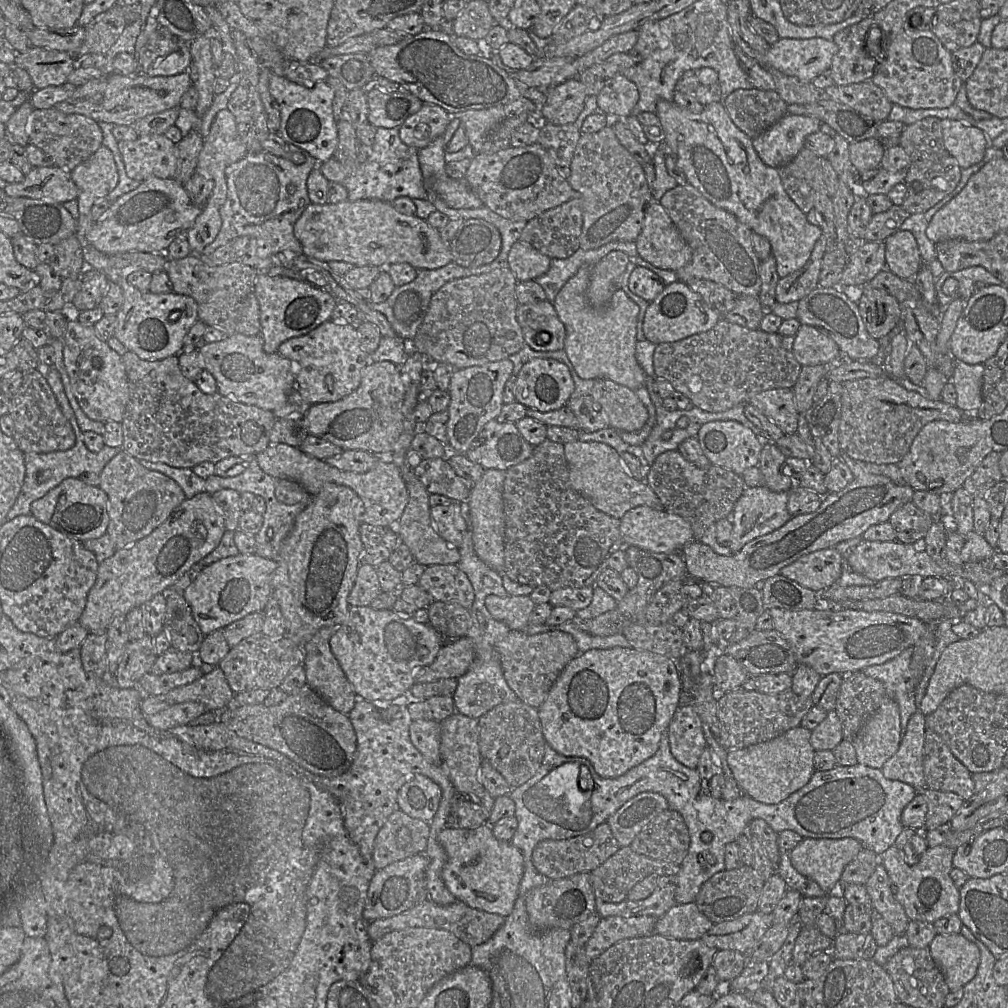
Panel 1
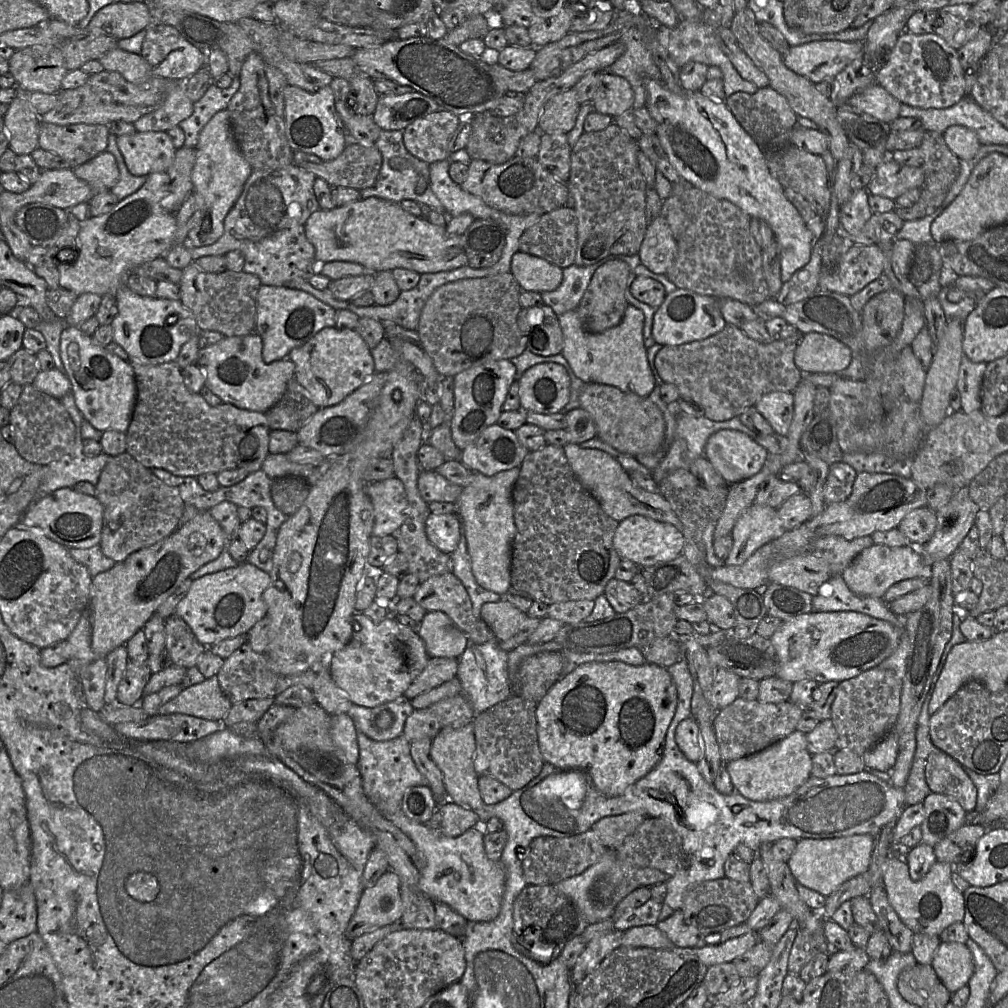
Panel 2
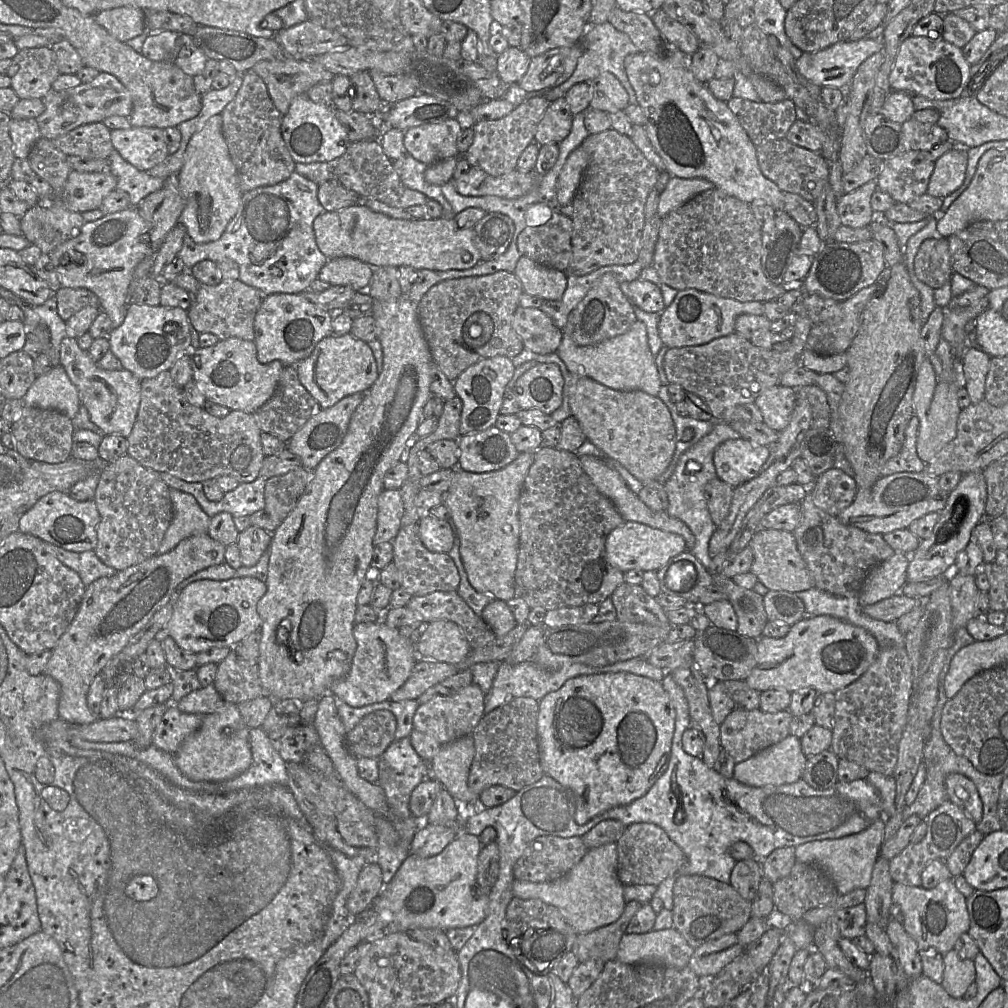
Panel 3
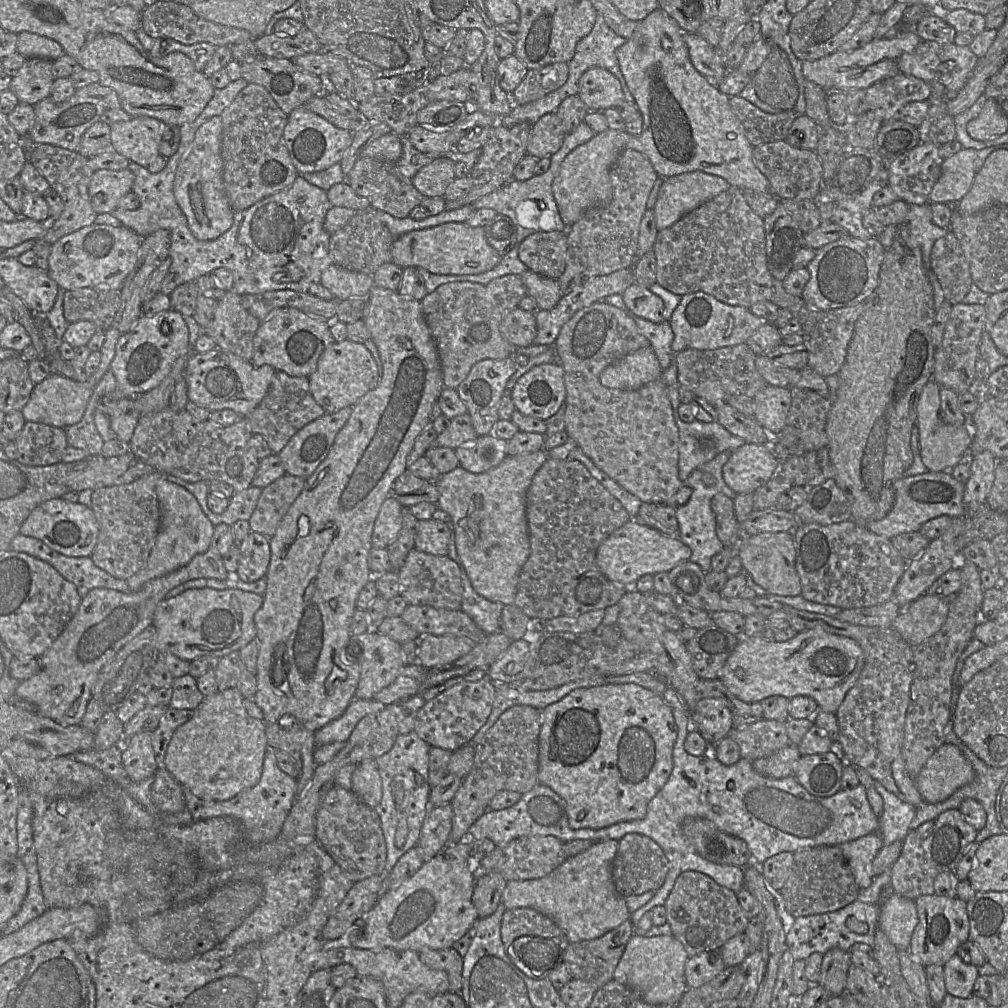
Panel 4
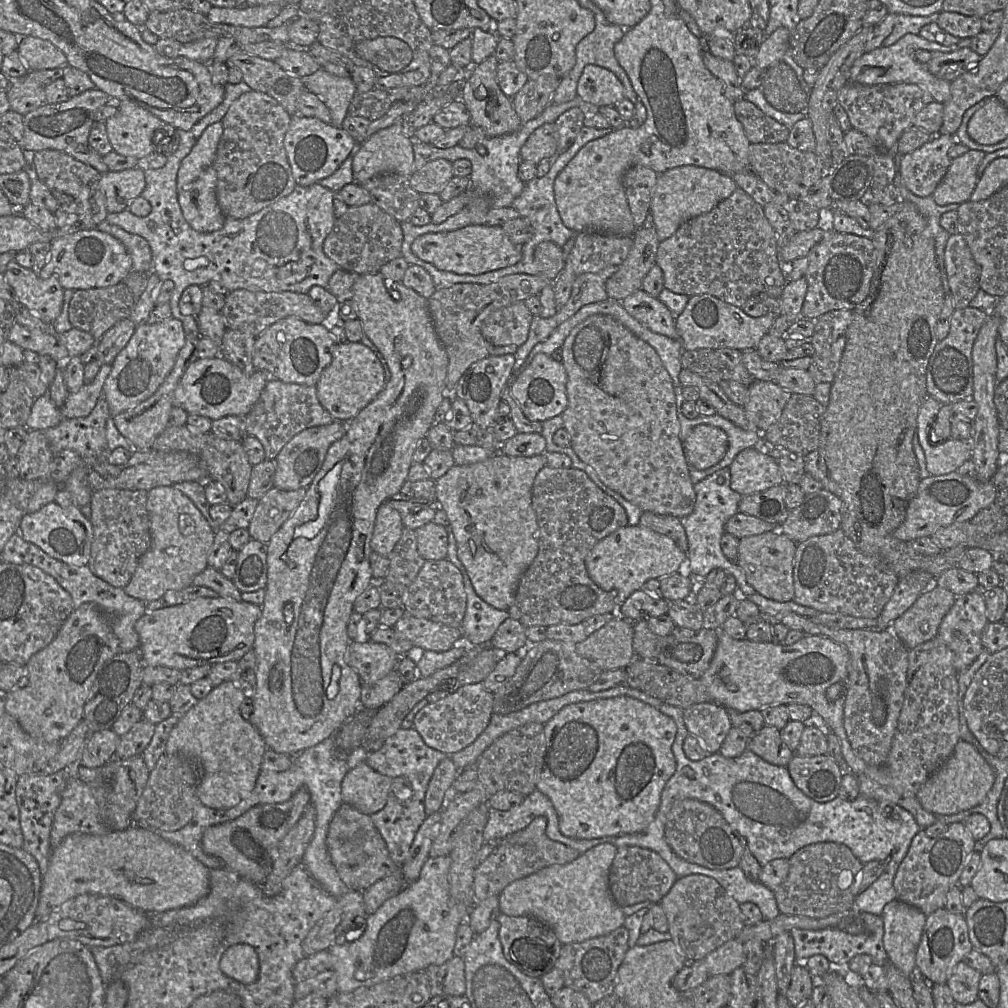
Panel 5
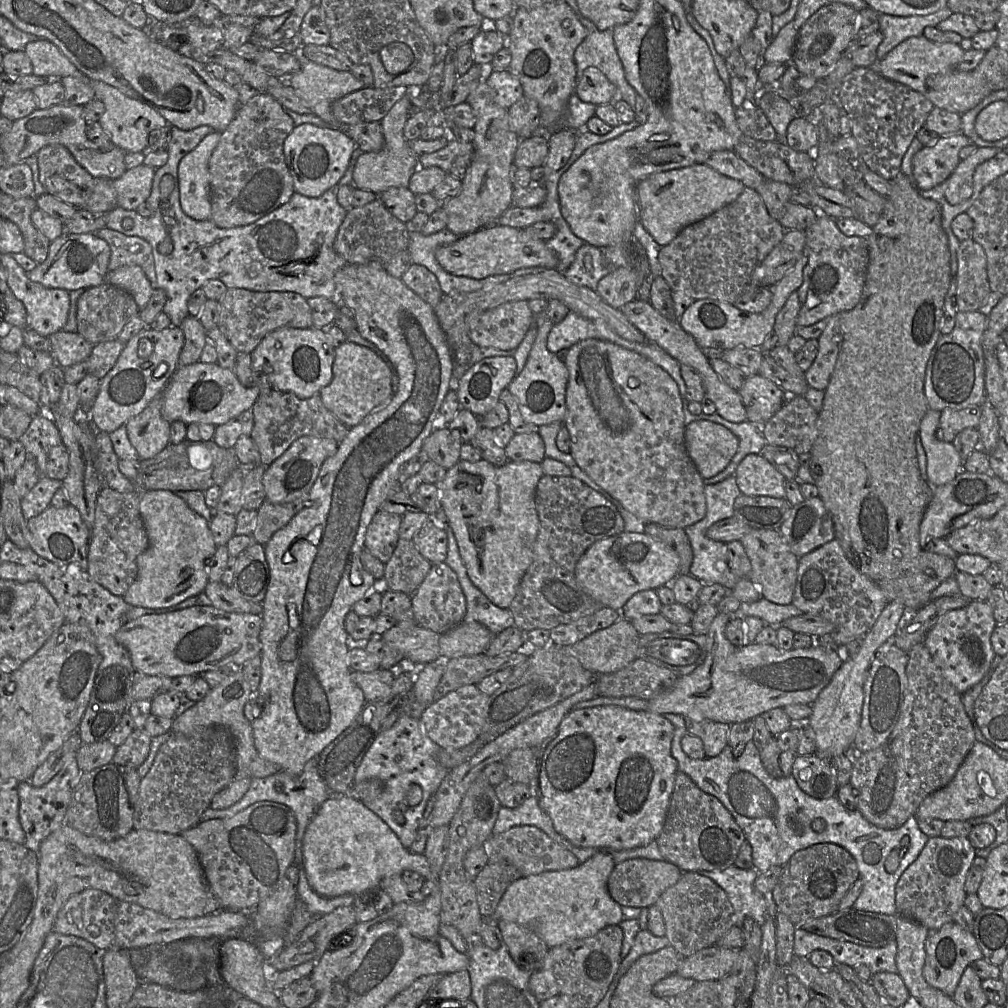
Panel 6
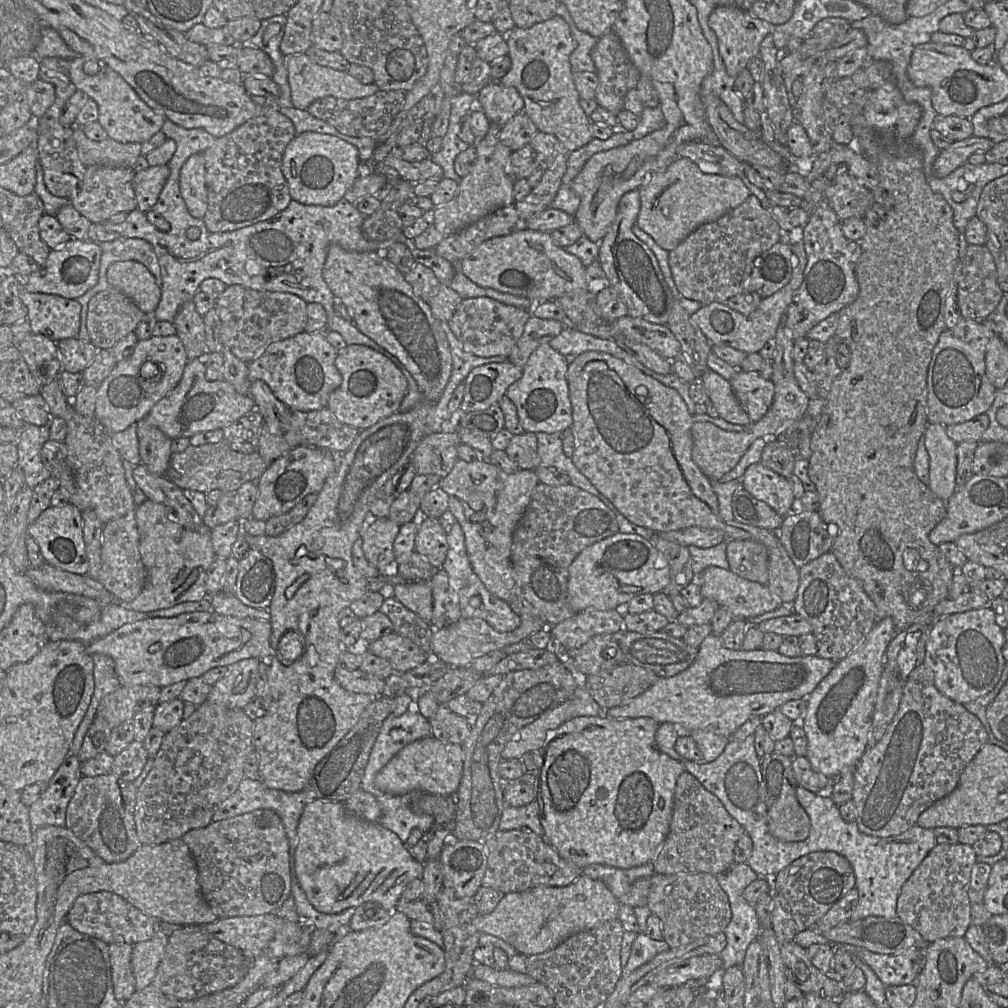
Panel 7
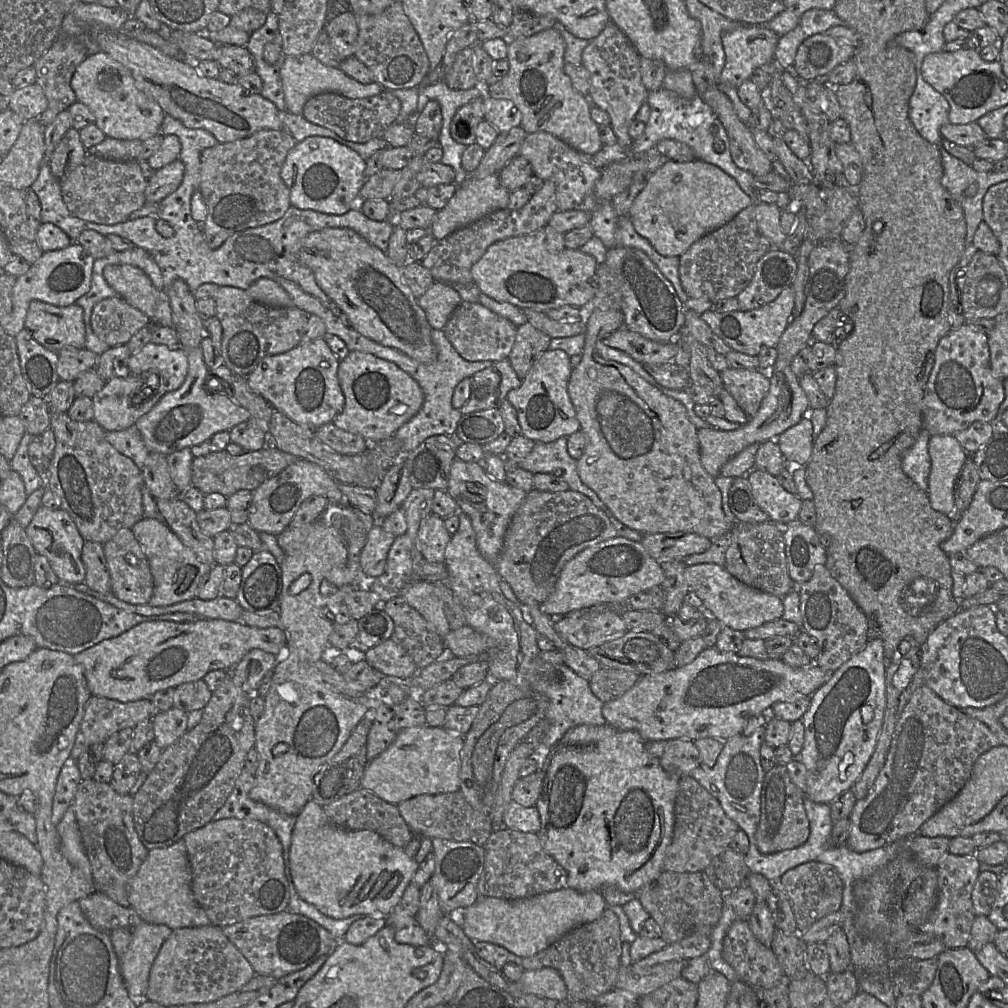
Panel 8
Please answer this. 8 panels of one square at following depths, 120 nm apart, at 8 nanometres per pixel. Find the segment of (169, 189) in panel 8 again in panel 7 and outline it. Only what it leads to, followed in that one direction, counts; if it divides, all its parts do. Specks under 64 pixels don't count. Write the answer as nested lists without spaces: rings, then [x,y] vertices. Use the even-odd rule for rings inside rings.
[[[167,164],[149,166],[135,173],[133,187],[137,201],[136,209],[146,213],[155,205],[169,173]]]

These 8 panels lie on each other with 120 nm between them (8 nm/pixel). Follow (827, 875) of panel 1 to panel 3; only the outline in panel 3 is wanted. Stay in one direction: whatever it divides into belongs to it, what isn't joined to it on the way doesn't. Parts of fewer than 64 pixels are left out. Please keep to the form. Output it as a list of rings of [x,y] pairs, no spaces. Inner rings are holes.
[[[885,817],[878,818],[867,829],[836,839],[806,842],[795,847],[796,862],[812,863],[822,868],[833,880],[838,892],[849,893],[855,889],[867,889],[875,861],[879,857],[884,836]]]

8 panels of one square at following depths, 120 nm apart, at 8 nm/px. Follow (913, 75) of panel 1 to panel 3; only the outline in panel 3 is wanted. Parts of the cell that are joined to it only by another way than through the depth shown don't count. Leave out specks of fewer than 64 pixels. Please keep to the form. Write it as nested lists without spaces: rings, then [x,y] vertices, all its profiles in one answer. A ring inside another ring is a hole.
[[[909,36],[901,44],[895,63],[889,75],[892,91],[908,93],[911,96],[922,96],[932,100],[950,100],[962,96],[970,78],[971,65],[965,60],[962,49],[942,38],[926,36]]]

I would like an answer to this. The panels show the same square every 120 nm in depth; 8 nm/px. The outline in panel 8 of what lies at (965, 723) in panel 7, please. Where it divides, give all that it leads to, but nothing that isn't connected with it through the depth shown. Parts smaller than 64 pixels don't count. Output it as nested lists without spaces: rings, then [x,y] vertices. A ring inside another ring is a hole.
[[[927,685],[914,691],[896,724],[881,771],[867,796],[857,800],[848,817],[850,831],[845,845],[858,853],[913,836],[920,826],[951,801],[968,781],[977,758],[1000,746],[998,738],[981,721],[942,700]]]

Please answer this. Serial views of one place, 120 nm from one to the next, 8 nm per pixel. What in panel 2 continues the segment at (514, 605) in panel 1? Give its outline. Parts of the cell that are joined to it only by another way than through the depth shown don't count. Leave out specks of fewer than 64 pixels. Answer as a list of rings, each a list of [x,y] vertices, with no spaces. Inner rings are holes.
[[[506,600],[484,603],[481,618],[486,622],[498,641],[510,639],[519,629],[527,613]]]

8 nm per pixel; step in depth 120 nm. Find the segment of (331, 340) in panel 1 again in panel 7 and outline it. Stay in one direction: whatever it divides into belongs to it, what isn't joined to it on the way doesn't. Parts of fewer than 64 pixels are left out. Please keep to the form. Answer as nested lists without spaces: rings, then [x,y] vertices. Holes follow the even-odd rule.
[[[347,345],[338,351],[335,366],[342,376],[342,383],[331,393],[326,407],[336,420],[362,431],[399,412],[408,383],[387,357],[364,345]]]

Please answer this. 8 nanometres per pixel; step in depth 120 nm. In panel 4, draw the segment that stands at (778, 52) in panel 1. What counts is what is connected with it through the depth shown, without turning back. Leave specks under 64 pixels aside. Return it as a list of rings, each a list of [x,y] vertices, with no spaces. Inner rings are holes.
[[[903,29],[894,38],[874,38],[868,44],[854,51],[836,51],[818,60],[803,61],[803,76],[826,91],[846,92],[868,88],[876,82],[898,75],[900,73],[898,68],[900,56],[903,53],[913,52],[922,41],[923,39],[914,29]]]

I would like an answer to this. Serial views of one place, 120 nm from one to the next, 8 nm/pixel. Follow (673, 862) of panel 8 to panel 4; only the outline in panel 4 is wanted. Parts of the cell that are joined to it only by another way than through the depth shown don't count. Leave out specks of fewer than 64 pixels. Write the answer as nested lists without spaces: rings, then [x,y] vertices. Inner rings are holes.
[[[688,817],[682,823],[684,836],[704,859],[716,864],[745,867],[752,863],[747,843],[720,831],[705,818]]]

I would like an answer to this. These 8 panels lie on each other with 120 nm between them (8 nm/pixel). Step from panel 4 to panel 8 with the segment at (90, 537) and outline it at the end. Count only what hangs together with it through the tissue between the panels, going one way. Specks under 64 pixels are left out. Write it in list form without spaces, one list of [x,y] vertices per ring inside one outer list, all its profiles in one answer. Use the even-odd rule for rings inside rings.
[[[40,506],[25,528],[26,534],[37,554],[44,556],[56,576],[66,585],[74,586],[85,580],[85,567],[81,559],[84,539],[74,521],[63,509],[51,510]]]

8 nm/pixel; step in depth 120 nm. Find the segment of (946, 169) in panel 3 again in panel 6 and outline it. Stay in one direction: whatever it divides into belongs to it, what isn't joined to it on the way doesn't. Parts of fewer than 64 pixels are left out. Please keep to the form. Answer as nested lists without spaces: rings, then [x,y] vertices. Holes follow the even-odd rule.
[[[993,147],[977,148],[977,150],[959,164],[947,179],[945,198],[951,205],[957,205],[968,199],[973,191],[973,175],[978,165],[994,157],[999,151]]]

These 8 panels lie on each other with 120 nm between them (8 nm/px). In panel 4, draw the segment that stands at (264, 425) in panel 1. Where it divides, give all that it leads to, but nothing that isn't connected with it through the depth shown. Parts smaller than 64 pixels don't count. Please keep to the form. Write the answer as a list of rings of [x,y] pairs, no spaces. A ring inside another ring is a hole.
[[[167,407],[162,411],[140,416],[128,444],[131,453],[156,471],[171,474],[187,482],[222,481],[229,484],[235,492],[239,492],[251,486],[260,463],[251,446],[252,435],[245,417],[241,417],[238,422],[230,426],[222,426],[211,420],[199,421],[186,409],[174,411]]]

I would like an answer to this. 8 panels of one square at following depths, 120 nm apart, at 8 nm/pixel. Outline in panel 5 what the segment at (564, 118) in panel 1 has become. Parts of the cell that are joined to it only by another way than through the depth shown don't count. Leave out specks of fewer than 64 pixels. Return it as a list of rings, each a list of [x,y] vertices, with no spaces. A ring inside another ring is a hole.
[[[545,123],[535,129],[520,150],[521,161],[538,164],[557,155],[558,134],[555,123]]]

